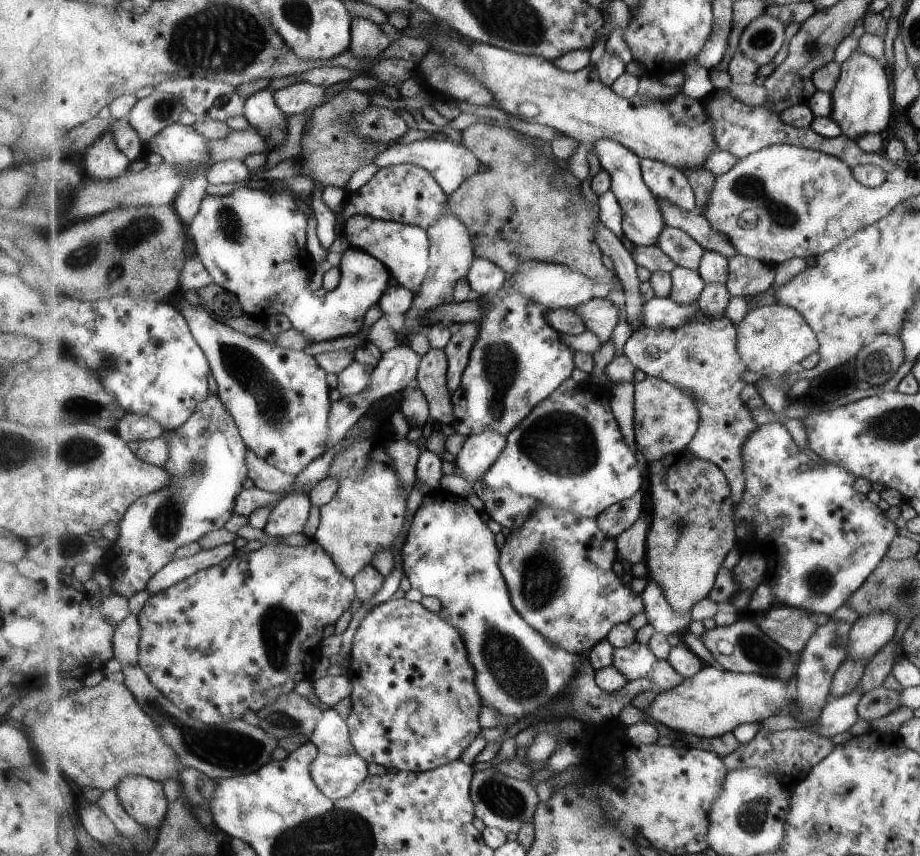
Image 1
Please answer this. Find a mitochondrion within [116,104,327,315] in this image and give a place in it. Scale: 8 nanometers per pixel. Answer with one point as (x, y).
(229, 225)

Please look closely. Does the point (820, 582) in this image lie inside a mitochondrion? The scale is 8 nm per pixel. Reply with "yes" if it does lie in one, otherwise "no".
yes

